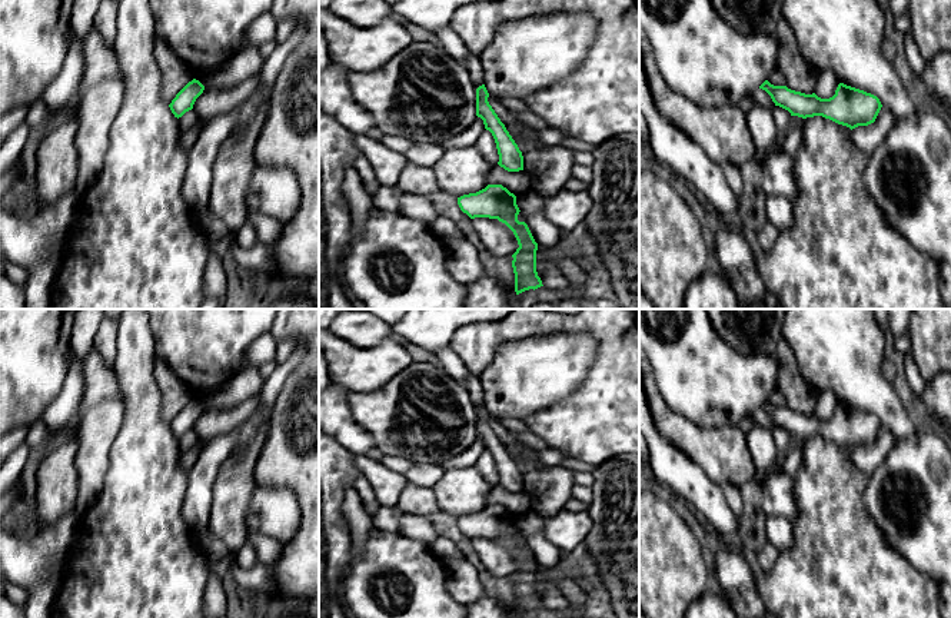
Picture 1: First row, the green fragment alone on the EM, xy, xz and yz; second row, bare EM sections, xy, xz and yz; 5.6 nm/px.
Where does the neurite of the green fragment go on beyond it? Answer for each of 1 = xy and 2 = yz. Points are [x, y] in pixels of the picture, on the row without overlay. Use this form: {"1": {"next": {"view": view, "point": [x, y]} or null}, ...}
{"1": {"next": null}, "2": {"next": null}}

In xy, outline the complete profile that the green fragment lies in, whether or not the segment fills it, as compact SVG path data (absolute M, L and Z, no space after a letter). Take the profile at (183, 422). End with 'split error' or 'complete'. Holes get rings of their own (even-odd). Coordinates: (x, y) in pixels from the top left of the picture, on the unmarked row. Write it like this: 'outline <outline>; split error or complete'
outline M193 399L189 402L169 425L174 438L182 438L186 432L193 429L196 419L203 413L205 406Z; complete

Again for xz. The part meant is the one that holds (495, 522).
outline M488 505L476 514L458 518L458 525L470 539L498 539L513 552L519 565L516 572L512 575L516 615L543 607L536 592L538 564L535 562L528 545L518 541L521 531L513 514L502 505Z; complete

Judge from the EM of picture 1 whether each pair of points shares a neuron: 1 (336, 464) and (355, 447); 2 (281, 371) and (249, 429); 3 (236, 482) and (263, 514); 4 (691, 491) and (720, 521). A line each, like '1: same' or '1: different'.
1: different
2: same
3: different
4: same

